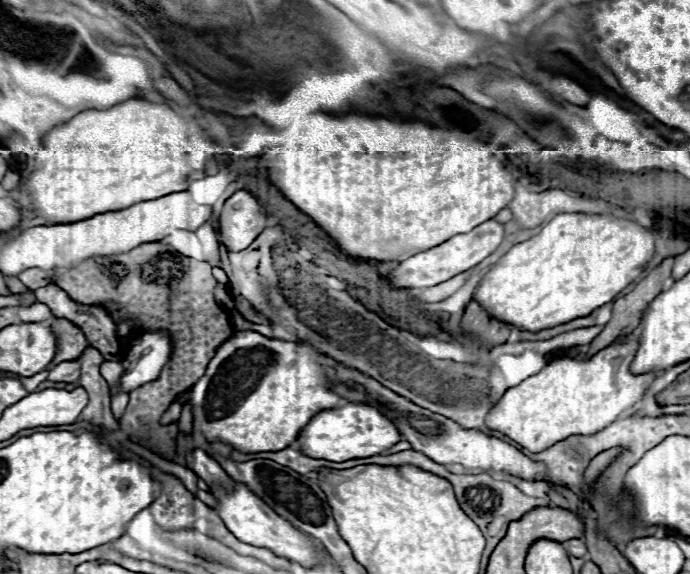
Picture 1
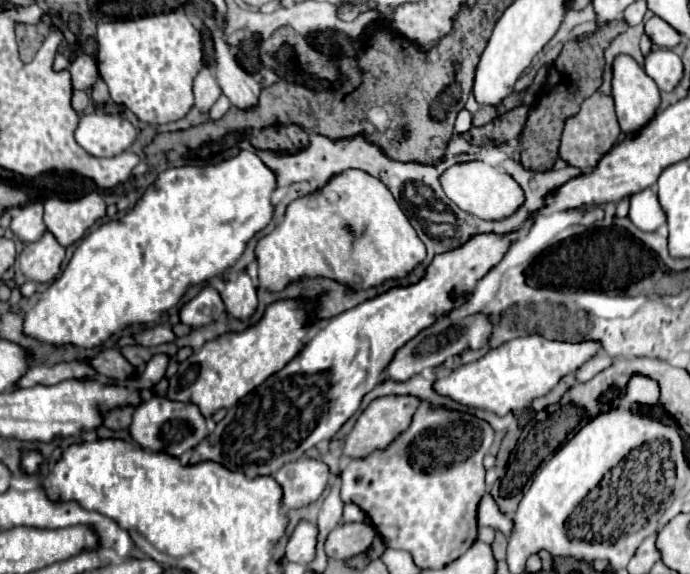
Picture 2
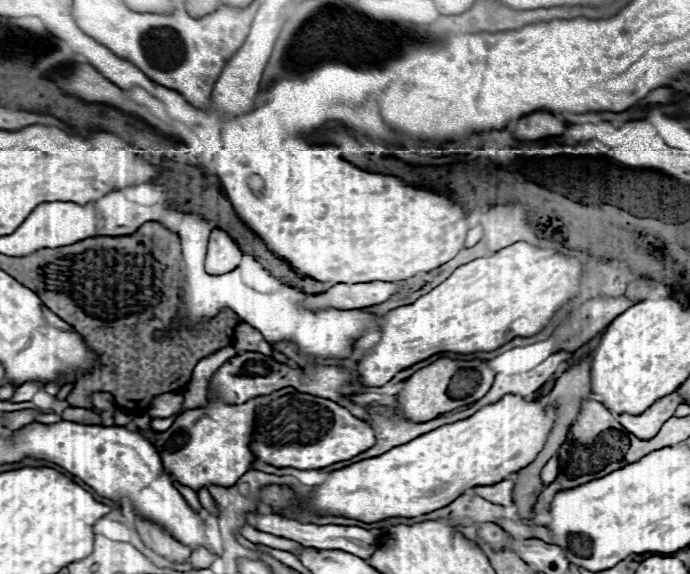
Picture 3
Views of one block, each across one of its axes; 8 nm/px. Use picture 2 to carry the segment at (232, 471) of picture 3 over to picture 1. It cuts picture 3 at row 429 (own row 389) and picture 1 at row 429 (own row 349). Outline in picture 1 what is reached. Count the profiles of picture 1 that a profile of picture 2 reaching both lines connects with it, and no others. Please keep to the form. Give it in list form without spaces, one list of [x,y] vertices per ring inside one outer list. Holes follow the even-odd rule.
[[[234,332],[234,336],[218,348],[216,356],[206,368],[206,374],[190,388],[188,404],[192,406],[194,420],[200,422],[200,430],[208,442],[222,440],[240,452],[278,452],[296,440],[300,430],[312,420],[314,414],[346,404],[340,402],[342,396],[330,388],[330,384],[334,384],[336,366],[342,364],[316,350],[310,342],[266,338],[258,332]]]

